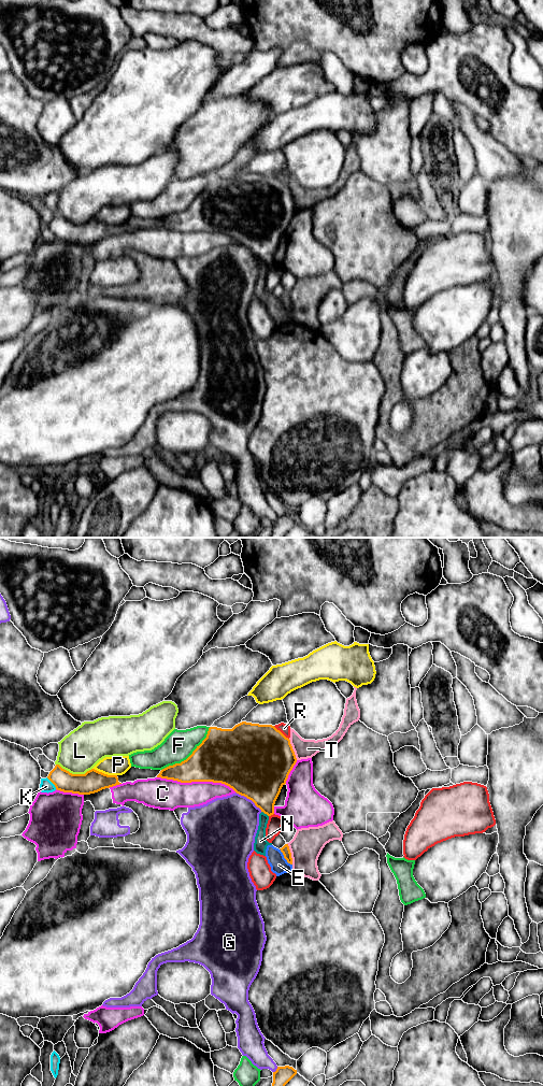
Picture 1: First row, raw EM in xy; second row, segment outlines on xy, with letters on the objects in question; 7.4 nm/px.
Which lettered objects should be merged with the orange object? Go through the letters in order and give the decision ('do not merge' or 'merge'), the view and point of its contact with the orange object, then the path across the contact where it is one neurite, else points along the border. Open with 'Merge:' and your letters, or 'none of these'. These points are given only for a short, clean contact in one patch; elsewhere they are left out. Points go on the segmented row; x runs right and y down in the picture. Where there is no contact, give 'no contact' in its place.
Merge: none of these
C: do not merge; contact xy (197, 781)
E: do not merge; contact xy (284, 857); border xy (280, 848), (283, 857), (291, 865)
F: do not merge; contact xy (190, 755)
G: do not merge; contact xy (248, 798)
K: do not merge; contact xy (52, 782)
L: do not merge; contact xy (74, 774)
N: do not merge; contact xy (265, 813); border xy (261, 811), (268, 816)
P: do not merge; contact xy (103, 773)
R: do not merge; contact xy (280, 731)
T: do not merge; contact xy (293, 749)

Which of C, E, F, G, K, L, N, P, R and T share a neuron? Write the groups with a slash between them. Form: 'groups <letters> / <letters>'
groups C / E N / F / G / K / L / P / R / T

